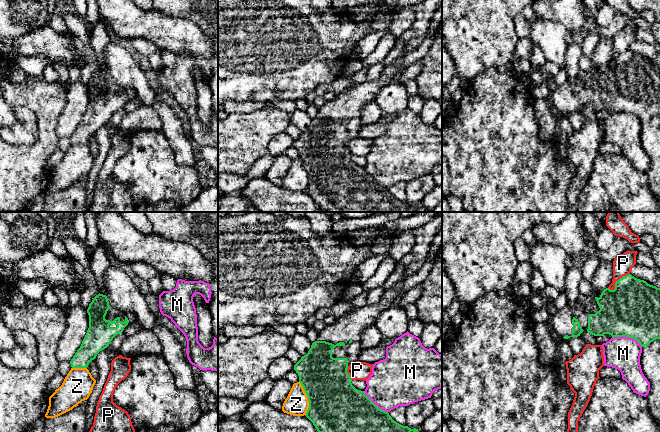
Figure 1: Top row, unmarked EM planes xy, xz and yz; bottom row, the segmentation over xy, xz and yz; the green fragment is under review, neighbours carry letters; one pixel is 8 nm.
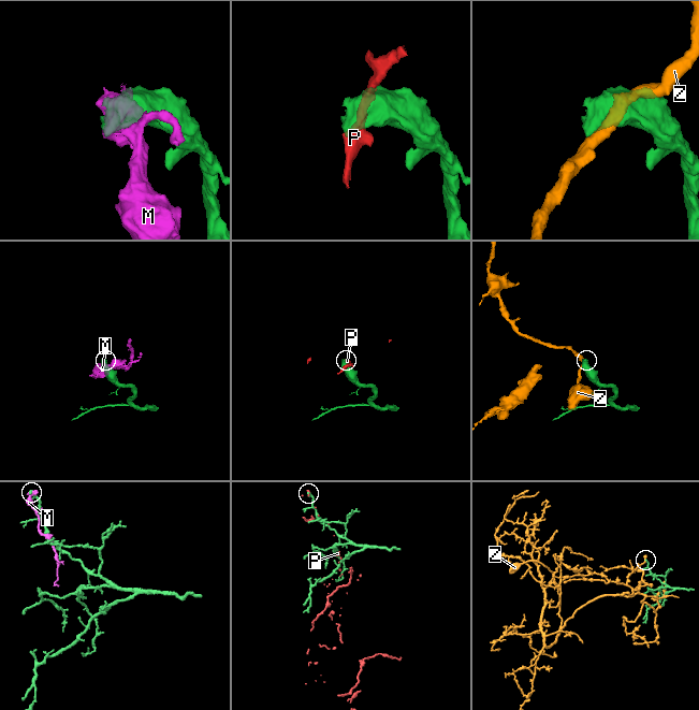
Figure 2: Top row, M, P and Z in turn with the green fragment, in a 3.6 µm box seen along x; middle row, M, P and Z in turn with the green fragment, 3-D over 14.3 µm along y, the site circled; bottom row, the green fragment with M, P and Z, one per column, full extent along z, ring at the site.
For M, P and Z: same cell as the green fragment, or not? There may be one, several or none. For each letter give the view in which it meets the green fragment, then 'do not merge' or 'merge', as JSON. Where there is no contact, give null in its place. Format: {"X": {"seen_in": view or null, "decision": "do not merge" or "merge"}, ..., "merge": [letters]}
{"M": {"seen_in": "yz", "decision": "do not merge"}, "P": {"seen_in": "yz", "decision": "do not merge"}, "Z": {"seen_in": "xz", "decision": "do not merge"}, "merge": []}

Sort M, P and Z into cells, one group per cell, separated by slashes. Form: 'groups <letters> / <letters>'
groups M / P / Z

